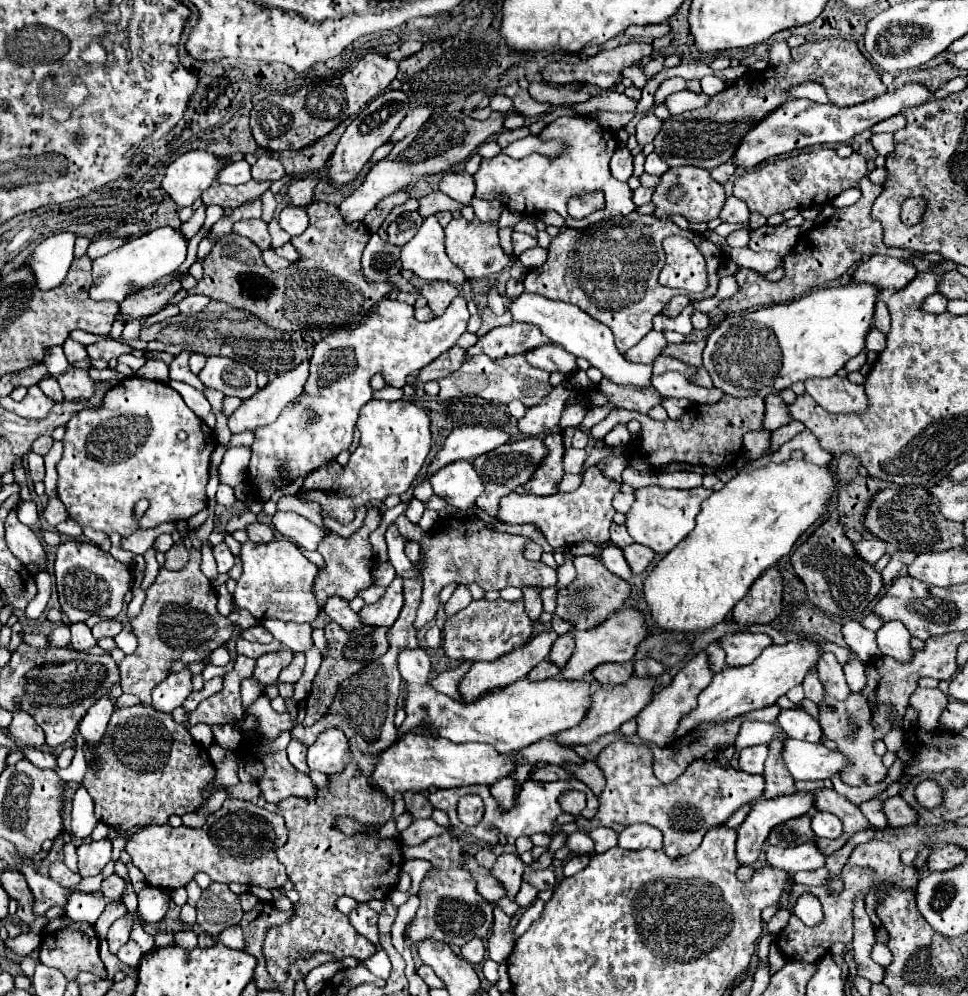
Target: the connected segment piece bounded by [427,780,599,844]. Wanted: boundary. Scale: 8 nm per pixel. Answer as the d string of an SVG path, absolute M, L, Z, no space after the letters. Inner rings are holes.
M527 780L527 782L523 784L523 790L521 790L521 794L519 794L519 798L517 798L517 804L515 804L515 808L511 808L511 812L501 812L501 810L497 808L497 802L493 800L493 796L491 796L491 792L489 792L487 786L465 786L465 788L437 790L437 792L433 792L433 794L429 794L427 800L431 802L433 808L445 810L445 812L449 814L449 820L451 820L453 830L463 832L463 834L465 834L465 832L467 832L467 834L473 834L473 836L489 842L489 844L497 844L497 834L513 836L513 838L531 836L531 834L535 834L535 832L545 832L545 834L549 834L553 826L569 824L569 822L573 820L573 816L567 814L567 812L563 812L561 806L557 804L557 796L559 796L561 792L565 792L565 790L581 790L581 792L585 792L585 796L587 796L587 806L585 806L585 810L581 812L581 816L583 816L583 818L593 818L593 816L595 816L595 810L597 810L597 806L599 806L597 796L595 796L583 782L577 782L577 780L559 780L559 782L531 782L531 780ZM465 794L477 794L477 796L481 796L483 802L485 802L485 816L483 816L483 820L481 820L477 826L465 826L465 824L461 824L461 820L457 818L455 806L457 806L459 796L465 796Z

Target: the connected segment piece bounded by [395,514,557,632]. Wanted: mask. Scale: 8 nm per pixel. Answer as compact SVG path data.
M405 514L395 520L399 534L405 540L421 542L421 576L423 576L423 600L417 608L417 618L413 622L419 632L425 624L429 624L439 608L439 592L447 584L479 584L483 590L503 590L507 586L541 586L549 588L557 584L557 572L542 562L529 562L523 558L523 548L531 538L501 534L487 530L483 522L475 522L473 518L457 518L447 520L439 528L431 532L423 532L417 524L407 522Z

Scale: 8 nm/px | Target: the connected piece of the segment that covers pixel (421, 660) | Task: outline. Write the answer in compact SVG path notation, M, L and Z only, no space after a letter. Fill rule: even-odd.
M401 648L397 664L403 680L409 686L409 698L405 708L407 718L398 728L399 735L412 731L417 726L427 726L437 736L445 736L451 742L485 742L491 744L499 754L507 754L527 748L541 738L549 738L577 726L591 708L591 684L587 680L551 678L531 682L523 678L501 688L499 692L483 696L475 704L461 704L429 686L431 662L423 648Z

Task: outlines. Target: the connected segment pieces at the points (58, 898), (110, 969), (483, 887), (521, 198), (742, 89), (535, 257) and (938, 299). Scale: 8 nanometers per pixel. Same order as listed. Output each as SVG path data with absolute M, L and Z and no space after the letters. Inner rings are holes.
M21 866L21 872L35 898L33 914L37 914L37 916L45 916L45 912L51 906L65 906L67 898L73 893L67 888L61 888L59 884L55 884L49 876L35 872L31 866Z
M106 940L100 941L99 954L105 964L108 980L112 980L114 975L120 970L123 970L127 976L135 976L135 974L137 974L137 970L133 970L133 968L129 968L129 966L121 963L117 956L109 951Z
M469 854L465 856L465 866L471 870L471 874L475 874L477 890L479 890L479 894L483 894L483 898L487 898L489 902L497 902L507 896L503 884L491 874L491 870L479 866L473 856L469 856Z
M559 116L539 132L539 138L541 140L561 138L567 144L567 150L555 160L545 158L541 154L529 154L527 158L521 158L521 160L513 160L513 158L507 158L505 154L497 154L489 160L483 160L481 168L475 172L475 184L477 184L475 196L485 200L499 198L505 206L517 210L519 214L541 214L545 210L555 210L565 218L567 227L571 228L587 228L589 224L595 224L605 218L627 216L629 212L637 208L631 200L633 190L629 188L629 184L615 180L609 172L609 160L619 146L615 132L605 130L593 118ZM595 190L605 192L603 210L597 210L585 216L583 220L575 220L567 216L567 200L571 196L579 196L579 194L587 194Z
M821 40L805 42L797 48L791 48L789 64L767 66L765 70L749 70L739 80L735 80L727 90L709 98L707 106L671 116L669 122L663 122L661 132L655 138L655 152L669 166L699 166L713 170L715 166L733 160L743 136L761 120L765 120L773 110L783 106L789 100L789 88L803 82L819 82L829 102L835 106L851 106L867 102L883 92L883 86L877 70L871 62L859 52L853 40Z
M541 246L531 248L531 250L525 250L525 252L519 256L519 260L521 260L521 264L523 264L525 268L533 270L533 268L541 266L541 264L547 260L547 250L543 250Z
M939 292L925 298L925 312L939 314L939 312L945 312L945 306L947 306L947 298L943 294L939 294Z

